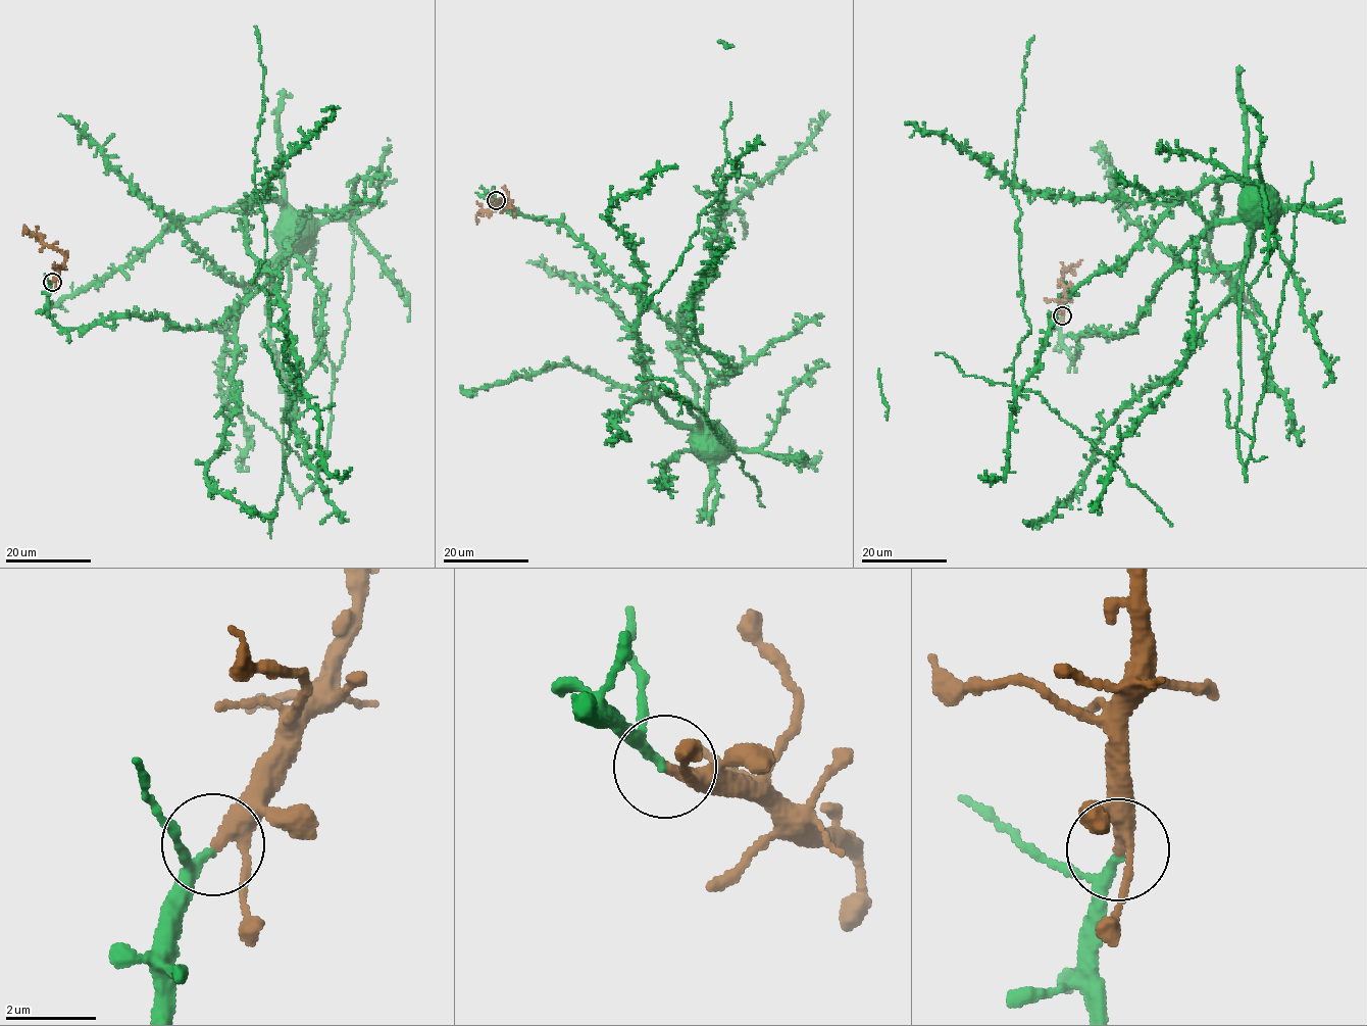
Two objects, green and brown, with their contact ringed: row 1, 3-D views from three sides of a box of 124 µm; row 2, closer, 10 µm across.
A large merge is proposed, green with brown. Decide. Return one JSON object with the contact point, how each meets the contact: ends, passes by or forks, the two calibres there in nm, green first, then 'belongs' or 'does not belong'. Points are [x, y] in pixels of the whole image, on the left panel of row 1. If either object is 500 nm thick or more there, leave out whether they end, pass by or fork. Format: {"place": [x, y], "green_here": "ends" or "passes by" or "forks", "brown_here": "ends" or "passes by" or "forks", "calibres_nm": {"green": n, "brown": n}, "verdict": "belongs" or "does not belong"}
{"place": [52, 282], "green_here": "passes by", "brown_here": "passes by", "calibres_nm": {"green": 190, "brown": 280}, "verdict": "belongs"}

